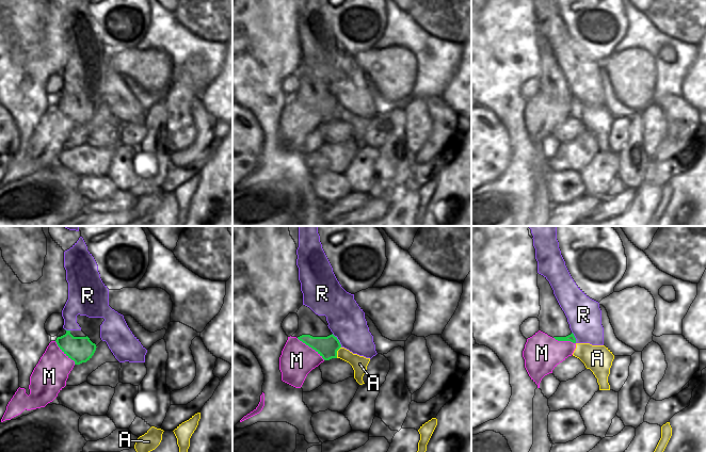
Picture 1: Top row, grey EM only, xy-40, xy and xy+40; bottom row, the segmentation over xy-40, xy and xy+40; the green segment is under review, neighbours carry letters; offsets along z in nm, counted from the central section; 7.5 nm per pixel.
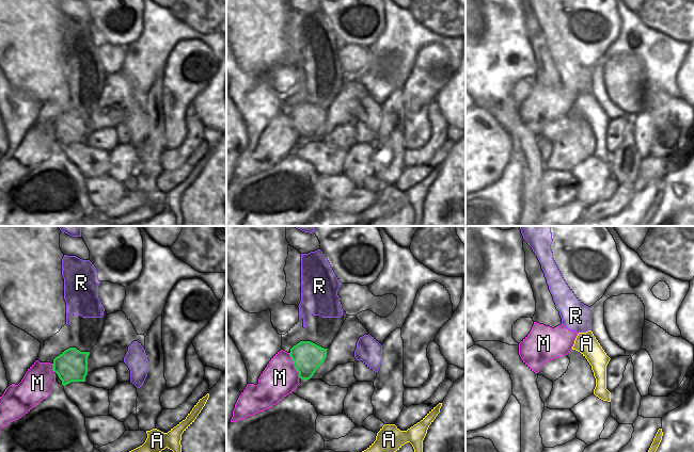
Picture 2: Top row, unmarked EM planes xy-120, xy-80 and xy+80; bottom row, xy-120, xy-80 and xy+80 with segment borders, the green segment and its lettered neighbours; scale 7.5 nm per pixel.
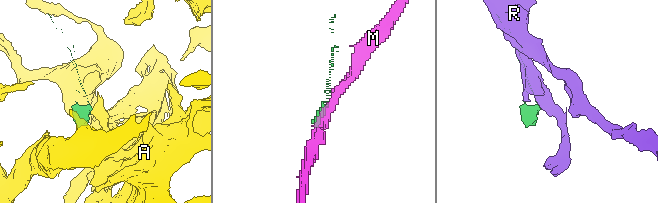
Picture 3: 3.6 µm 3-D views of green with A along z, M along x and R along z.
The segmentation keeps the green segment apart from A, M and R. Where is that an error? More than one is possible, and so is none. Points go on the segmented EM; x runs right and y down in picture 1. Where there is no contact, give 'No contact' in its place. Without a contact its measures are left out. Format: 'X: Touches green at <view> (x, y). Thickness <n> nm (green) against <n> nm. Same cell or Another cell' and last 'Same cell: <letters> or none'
A: Touches green at xy (336, 352). Thickness 160 nm (green) against 120 nm. Another cell
M: Touches green at xy (310, 346). Thickness 160 nm (green) against 260 nm. Another cell
R: Touches green at xy (338, 340). Thickness 160 nm (green) against 280 nm. Another cell
Same cell: none.

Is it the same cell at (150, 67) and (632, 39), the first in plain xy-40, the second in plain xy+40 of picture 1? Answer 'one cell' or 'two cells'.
two cells

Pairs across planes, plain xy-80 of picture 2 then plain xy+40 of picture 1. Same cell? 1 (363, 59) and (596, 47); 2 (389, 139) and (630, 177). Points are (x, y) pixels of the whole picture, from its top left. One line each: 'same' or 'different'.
1: different
2: same

